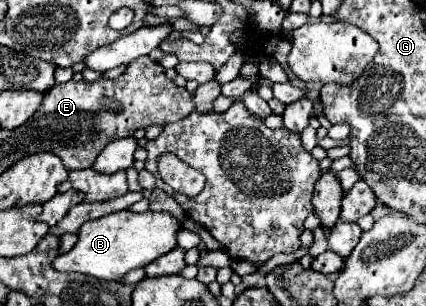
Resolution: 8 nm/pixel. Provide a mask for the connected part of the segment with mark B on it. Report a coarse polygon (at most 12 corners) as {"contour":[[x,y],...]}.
{"contour":[[165,211],[85,223],[57,271],[117,281],[175,249]]}

